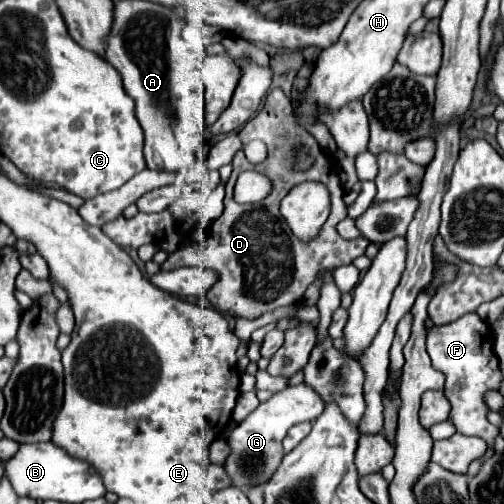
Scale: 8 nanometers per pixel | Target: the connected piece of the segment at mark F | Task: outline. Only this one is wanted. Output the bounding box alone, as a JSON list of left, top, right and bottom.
[426,312,502,448]

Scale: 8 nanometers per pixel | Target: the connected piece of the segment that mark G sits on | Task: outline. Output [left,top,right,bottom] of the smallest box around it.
[224,382,324,486]

